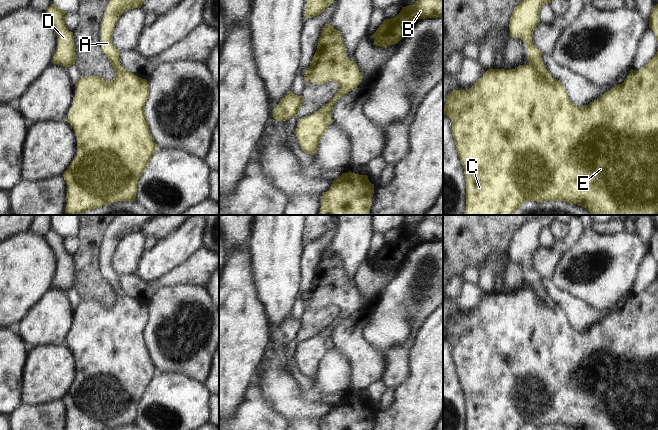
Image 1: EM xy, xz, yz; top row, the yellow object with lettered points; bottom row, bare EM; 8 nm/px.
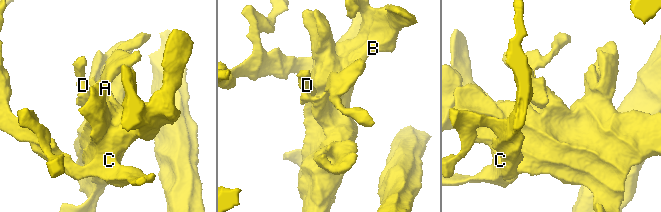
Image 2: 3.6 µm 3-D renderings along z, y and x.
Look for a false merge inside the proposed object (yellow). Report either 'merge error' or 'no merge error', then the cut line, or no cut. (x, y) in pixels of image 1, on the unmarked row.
no merge error; no cut

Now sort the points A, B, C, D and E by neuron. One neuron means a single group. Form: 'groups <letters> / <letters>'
groups A B C D E

